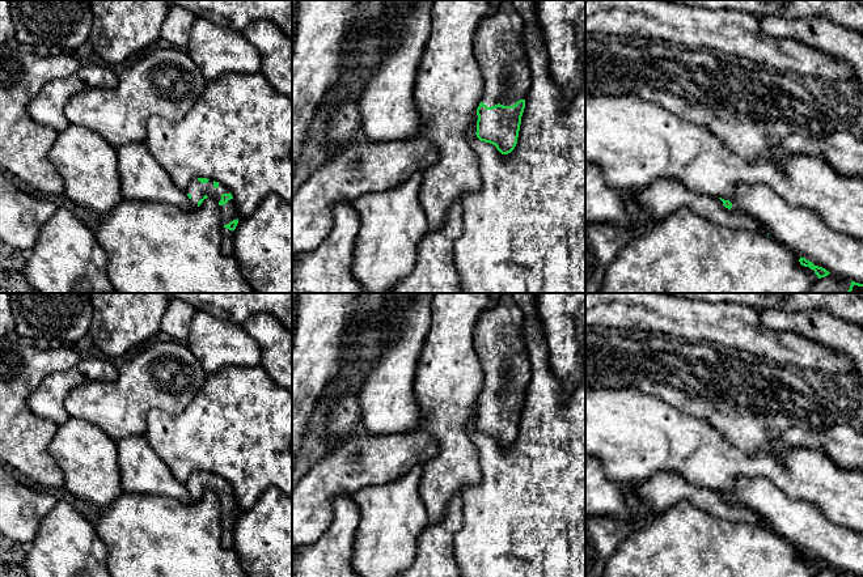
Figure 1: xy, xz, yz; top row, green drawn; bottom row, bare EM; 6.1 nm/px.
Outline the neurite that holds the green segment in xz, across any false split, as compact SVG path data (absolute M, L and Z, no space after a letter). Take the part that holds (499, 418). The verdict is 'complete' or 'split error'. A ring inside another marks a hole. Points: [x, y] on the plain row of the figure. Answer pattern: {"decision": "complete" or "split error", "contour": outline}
{"decision": "split error", "contour": "M508 296L485 311L478 319L473 341L485 373L482 395L477 402L477 430L496 440L502 447L511 446L516 437L532 370L523 339L525 314Z"}

